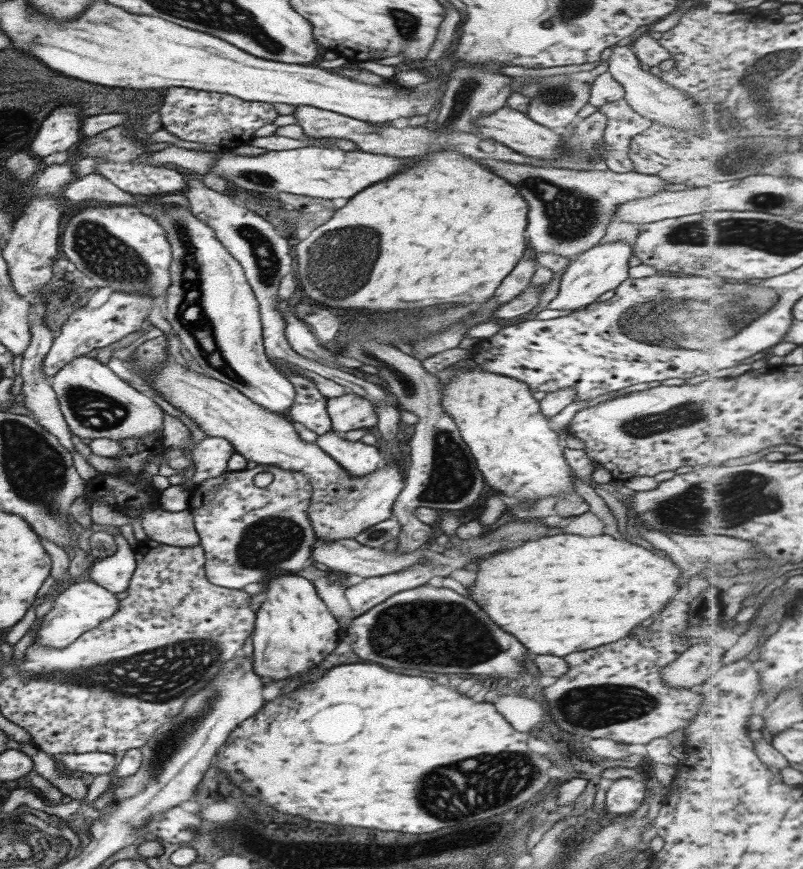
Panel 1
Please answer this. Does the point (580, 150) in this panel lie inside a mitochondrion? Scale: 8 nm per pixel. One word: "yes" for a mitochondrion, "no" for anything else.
yes

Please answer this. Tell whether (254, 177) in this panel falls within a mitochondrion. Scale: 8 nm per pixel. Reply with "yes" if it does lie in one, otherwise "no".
yes

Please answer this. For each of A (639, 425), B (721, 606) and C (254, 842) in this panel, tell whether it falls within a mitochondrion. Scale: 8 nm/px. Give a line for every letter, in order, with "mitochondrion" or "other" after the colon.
A: mitochondrion
B: other
C: other

